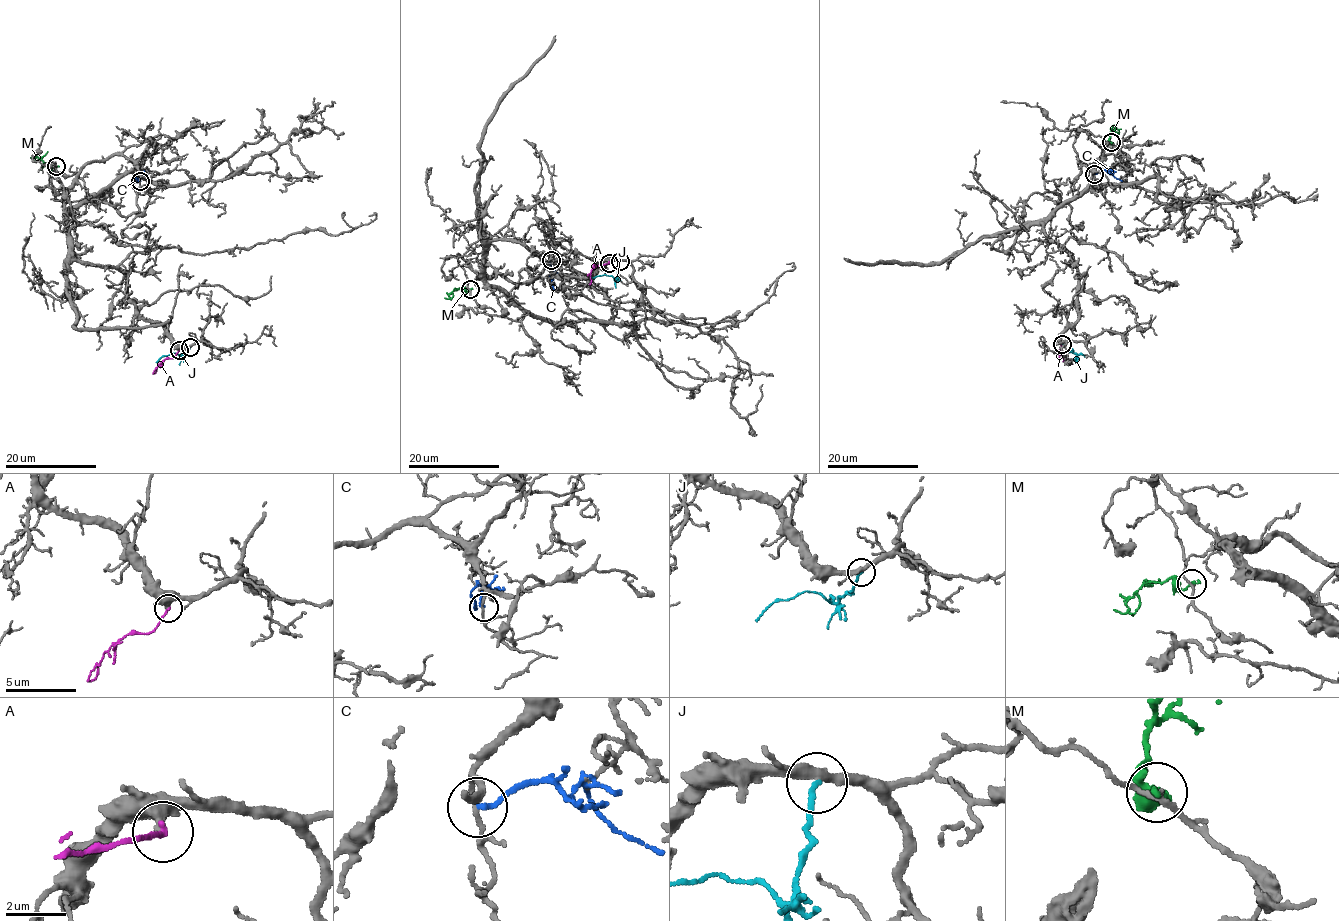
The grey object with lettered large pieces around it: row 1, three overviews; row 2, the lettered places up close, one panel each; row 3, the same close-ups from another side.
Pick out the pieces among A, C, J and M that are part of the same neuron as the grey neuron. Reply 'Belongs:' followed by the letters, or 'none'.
Belongs: J

